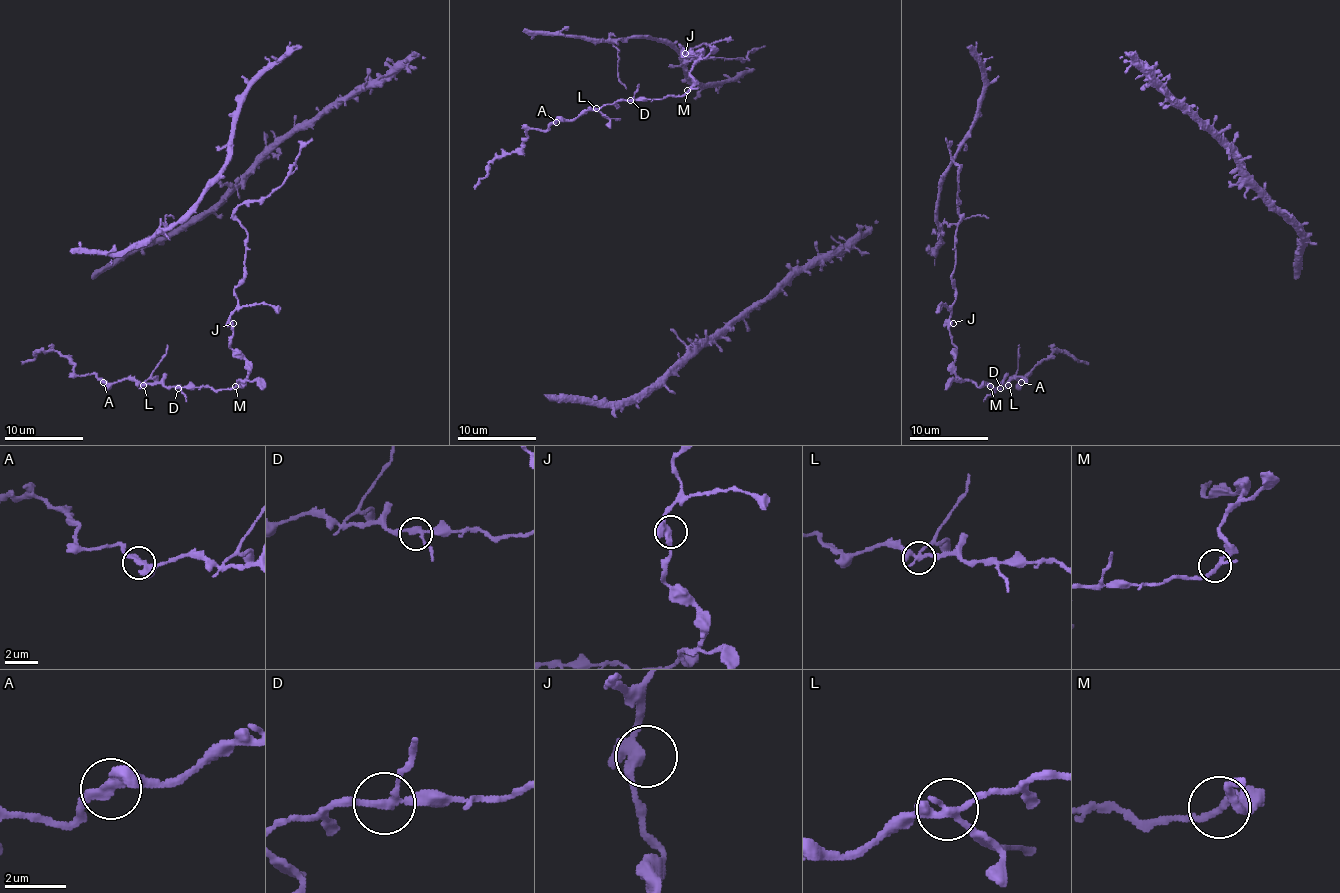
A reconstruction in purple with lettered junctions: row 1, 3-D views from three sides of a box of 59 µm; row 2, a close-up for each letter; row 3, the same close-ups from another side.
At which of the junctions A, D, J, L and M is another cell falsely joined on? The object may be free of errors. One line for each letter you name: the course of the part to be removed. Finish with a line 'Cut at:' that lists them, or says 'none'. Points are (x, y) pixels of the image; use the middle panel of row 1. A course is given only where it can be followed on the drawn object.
L: (595, 108), (605, 118), (621, 118)
Cut at: L

